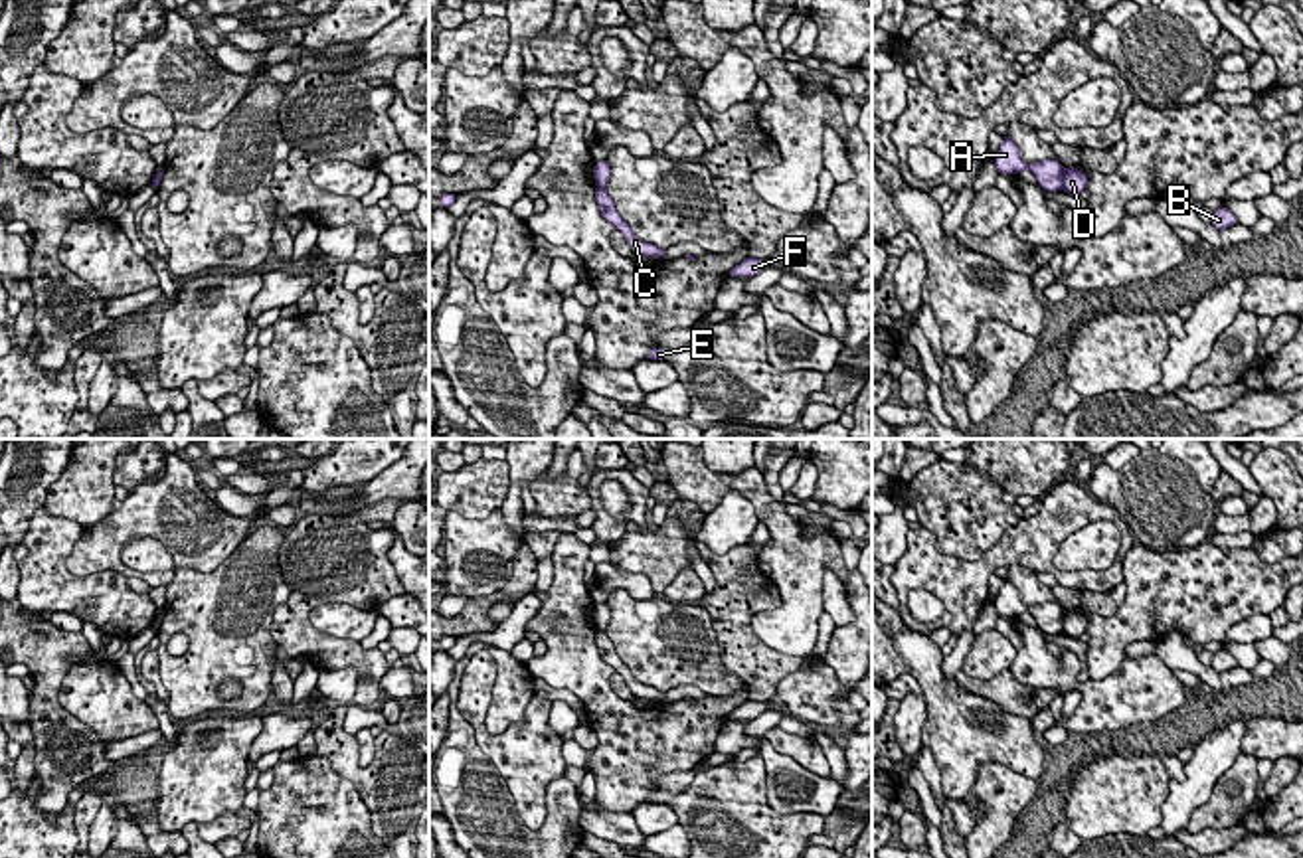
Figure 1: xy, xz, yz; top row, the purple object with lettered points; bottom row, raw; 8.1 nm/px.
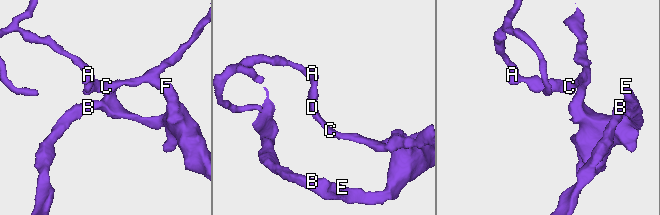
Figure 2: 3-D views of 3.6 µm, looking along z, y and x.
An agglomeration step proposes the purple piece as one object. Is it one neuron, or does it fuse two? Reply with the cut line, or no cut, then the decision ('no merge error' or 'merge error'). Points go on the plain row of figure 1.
cut in yz along (1066, 613), (1062, 629); merge error

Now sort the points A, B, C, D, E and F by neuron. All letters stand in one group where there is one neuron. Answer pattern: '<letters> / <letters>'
A / B C D E F

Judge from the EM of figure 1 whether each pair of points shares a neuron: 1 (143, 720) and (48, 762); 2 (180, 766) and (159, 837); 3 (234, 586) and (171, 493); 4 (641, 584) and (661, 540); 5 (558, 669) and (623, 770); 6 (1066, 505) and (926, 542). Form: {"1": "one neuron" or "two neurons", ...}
{"1": "two neurons", "2": "two neurons", "3": "two neurons", "4": "two neurons", "5": "one neuron", "6": "one neuron"}

